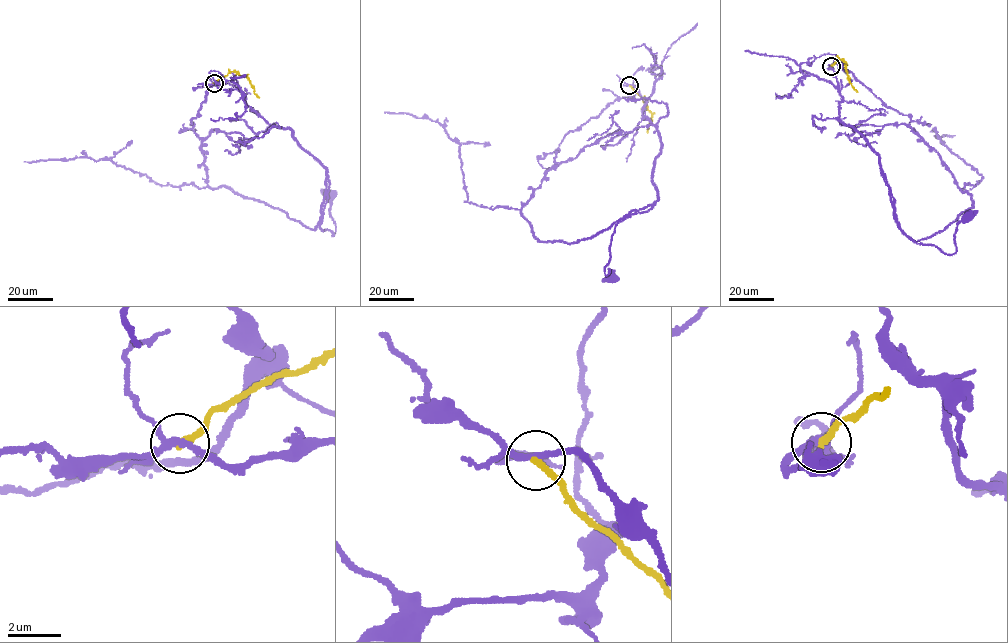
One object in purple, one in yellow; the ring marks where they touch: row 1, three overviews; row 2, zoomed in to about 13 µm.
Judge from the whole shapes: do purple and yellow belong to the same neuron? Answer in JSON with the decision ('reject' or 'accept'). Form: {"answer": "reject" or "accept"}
{"answer": "reject"}

